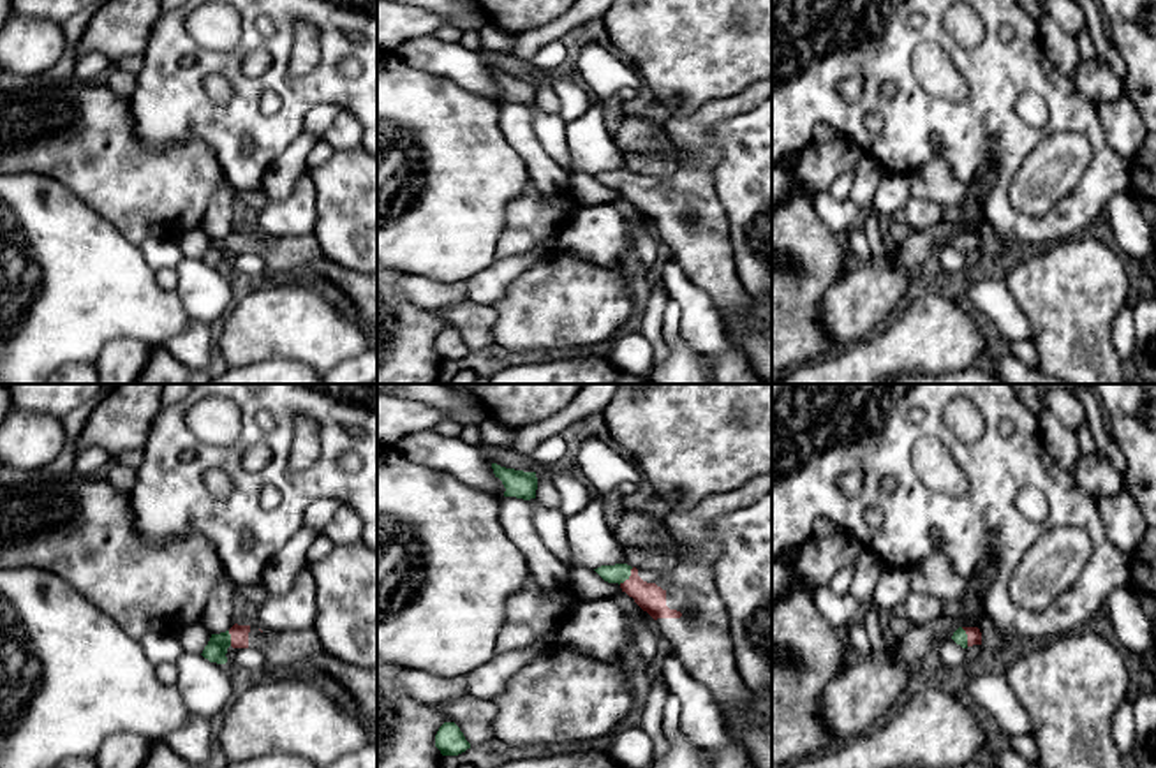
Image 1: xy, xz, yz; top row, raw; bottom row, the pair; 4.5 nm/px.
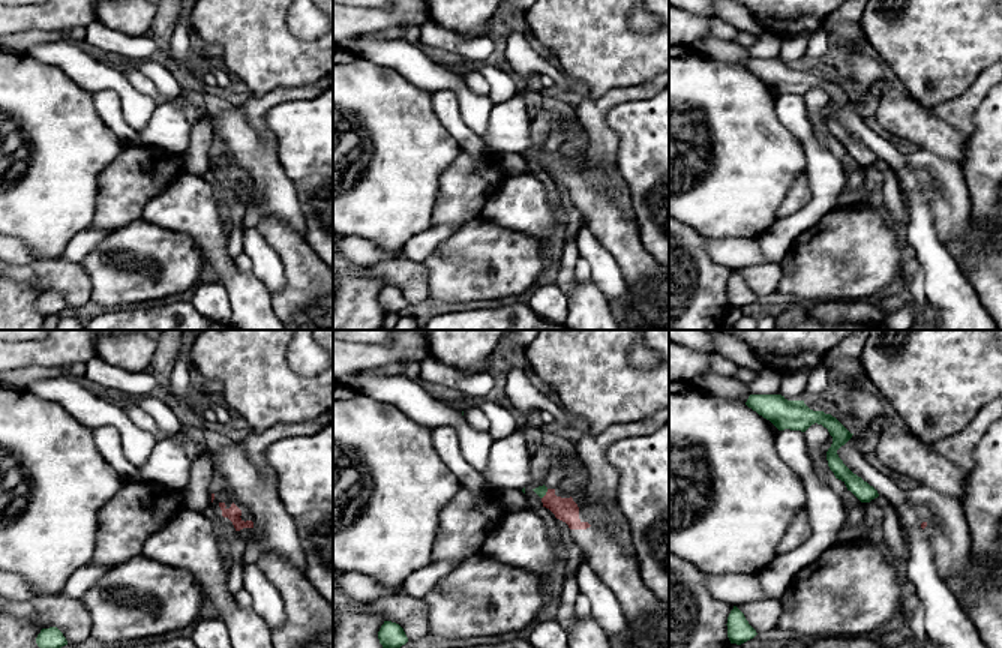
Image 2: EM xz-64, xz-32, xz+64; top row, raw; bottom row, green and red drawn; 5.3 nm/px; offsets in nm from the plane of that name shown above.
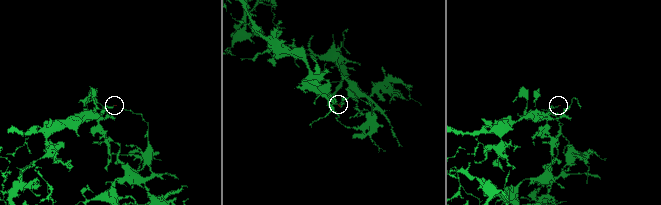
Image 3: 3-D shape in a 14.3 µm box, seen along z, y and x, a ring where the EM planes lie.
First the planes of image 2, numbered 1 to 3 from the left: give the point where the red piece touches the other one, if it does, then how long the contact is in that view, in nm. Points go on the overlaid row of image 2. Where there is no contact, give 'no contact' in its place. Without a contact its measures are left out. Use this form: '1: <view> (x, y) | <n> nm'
1: no contact
2: xz-32 (545, 494) | 70 nm
3: no contact

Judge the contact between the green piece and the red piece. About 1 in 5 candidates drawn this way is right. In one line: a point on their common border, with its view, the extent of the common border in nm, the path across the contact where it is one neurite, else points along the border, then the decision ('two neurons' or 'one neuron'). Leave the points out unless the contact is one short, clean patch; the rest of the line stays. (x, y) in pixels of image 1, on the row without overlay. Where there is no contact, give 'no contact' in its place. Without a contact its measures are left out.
meets green in xz at (628, 182); contact 100 nm long; runs through xz (619, 178), (628, 182), (651, 203); one neuron

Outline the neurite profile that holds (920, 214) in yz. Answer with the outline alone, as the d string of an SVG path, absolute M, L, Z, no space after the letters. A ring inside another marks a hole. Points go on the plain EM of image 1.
M909 197L902 206L902 210L913 231L923 231L945 218L941 206L937 206L932 201L925 201L918 197Z

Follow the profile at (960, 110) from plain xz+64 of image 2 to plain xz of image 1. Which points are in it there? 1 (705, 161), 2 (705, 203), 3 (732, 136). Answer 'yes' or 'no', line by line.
1: yes
2: yes
3: no

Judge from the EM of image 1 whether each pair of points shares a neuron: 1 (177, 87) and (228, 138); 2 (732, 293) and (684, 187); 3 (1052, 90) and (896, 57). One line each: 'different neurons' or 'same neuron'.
1: same neuron
2: same neuron
3: same neuron

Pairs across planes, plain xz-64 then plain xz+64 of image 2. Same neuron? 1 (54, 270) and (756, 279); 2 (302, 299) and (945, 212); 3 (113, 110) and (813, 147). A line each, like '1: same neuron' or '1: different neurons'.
1: same neuron
2: same neuron
3: same neuron

